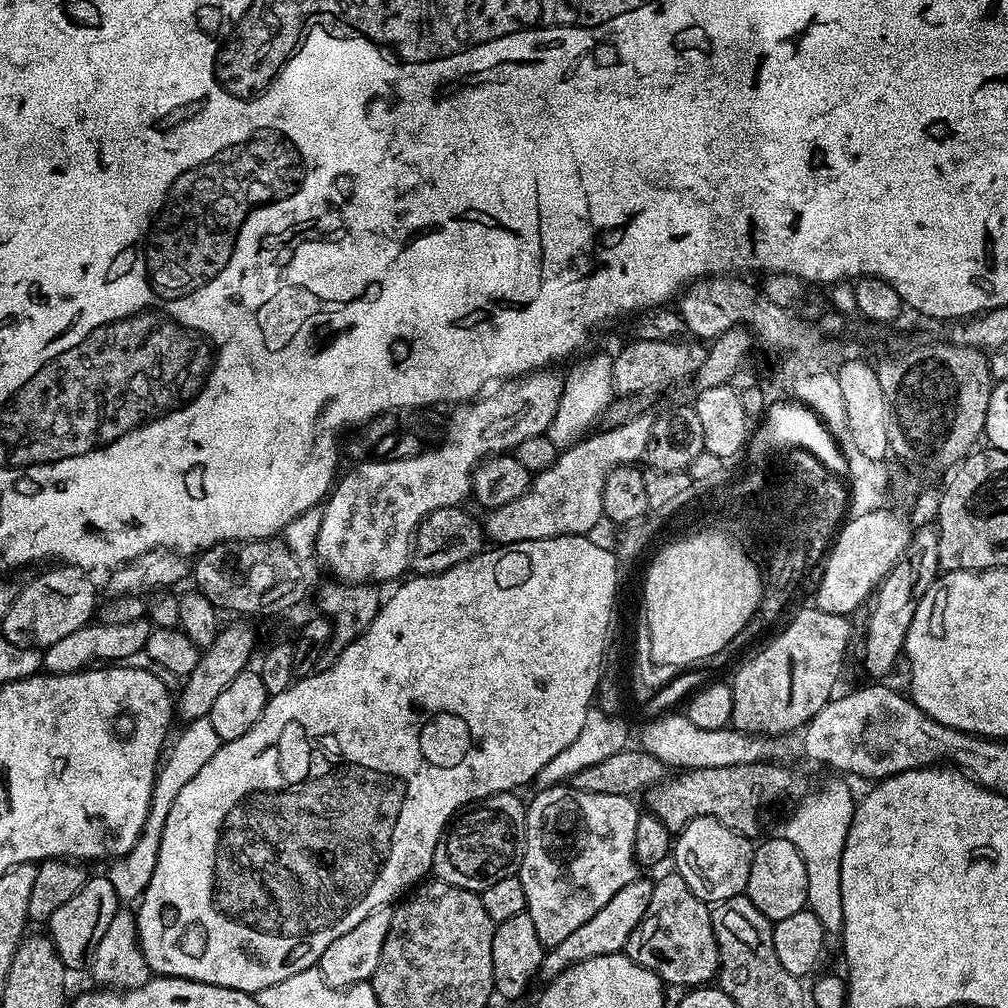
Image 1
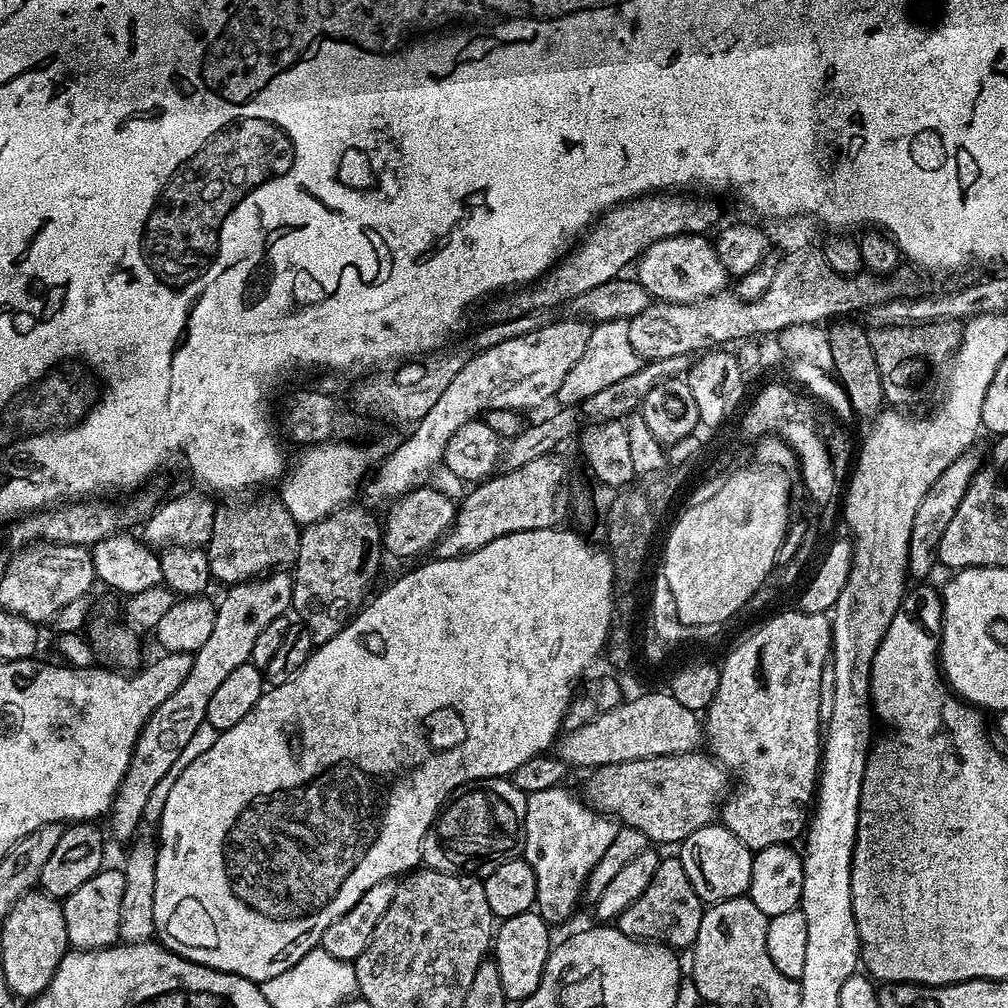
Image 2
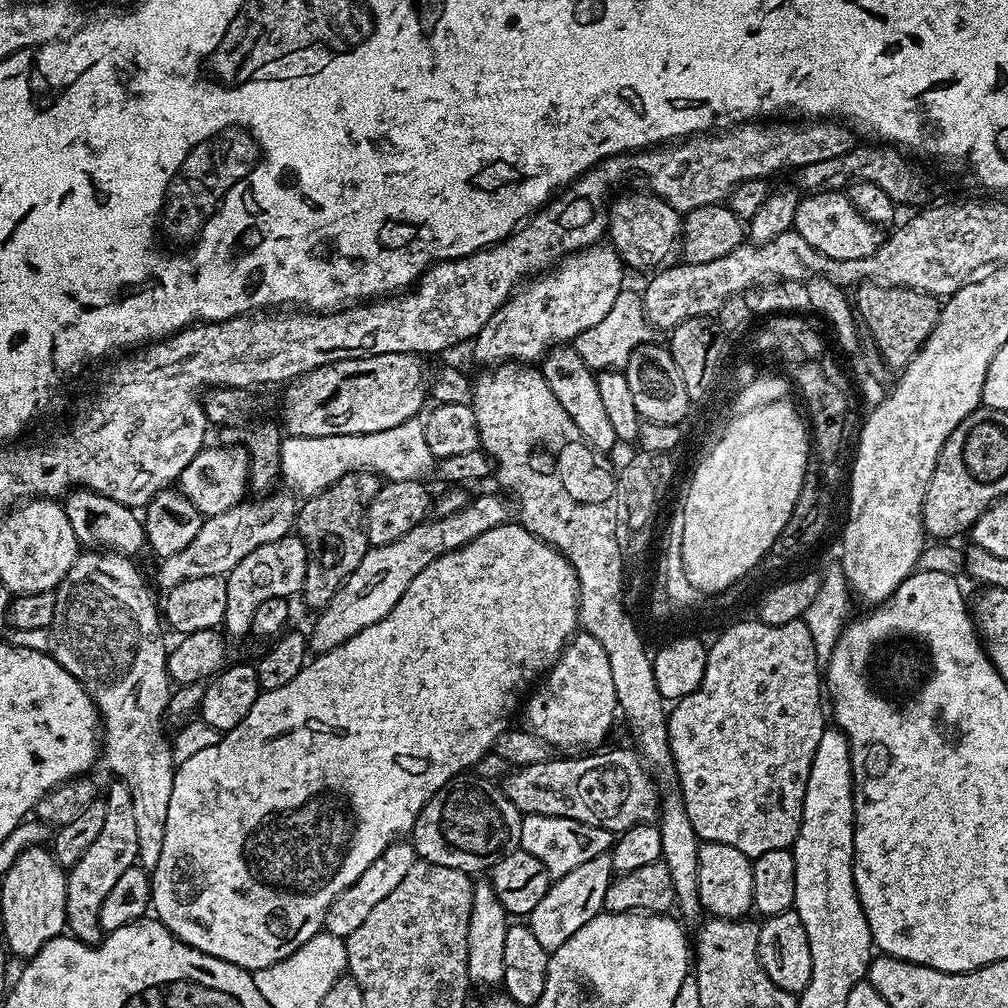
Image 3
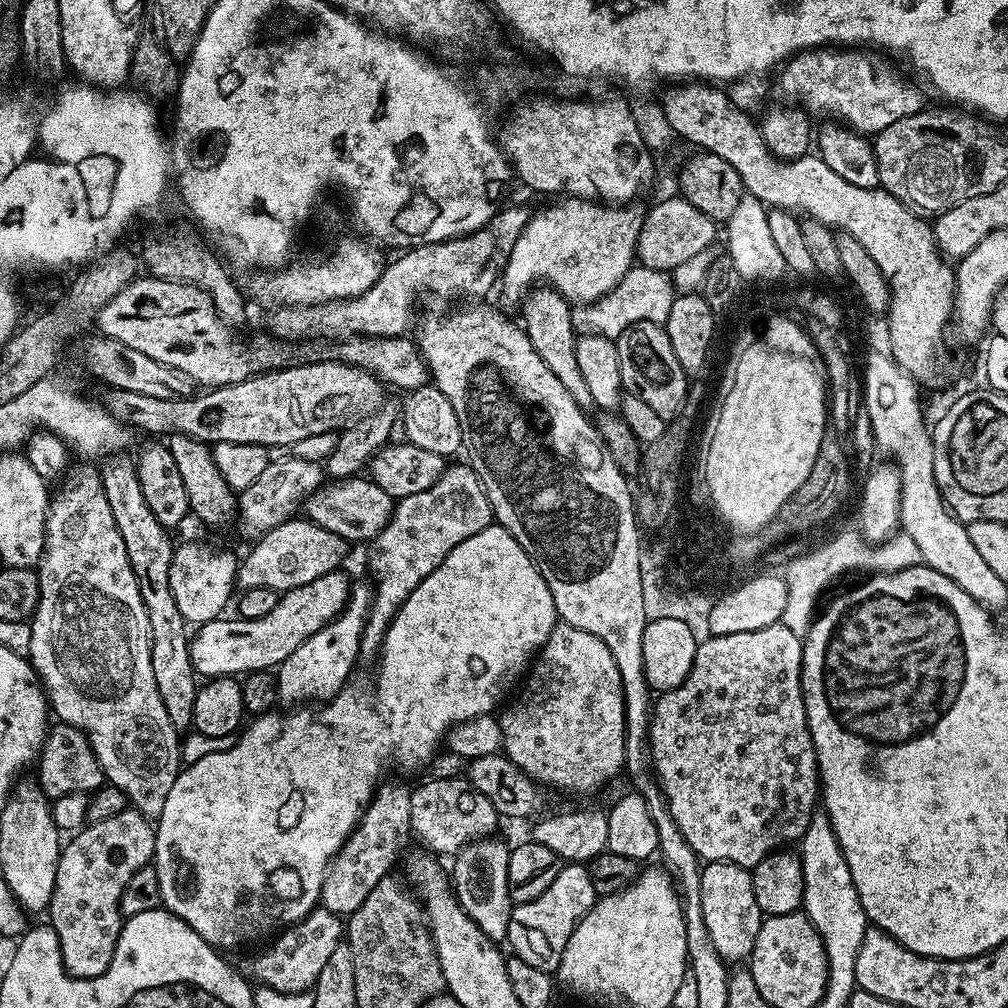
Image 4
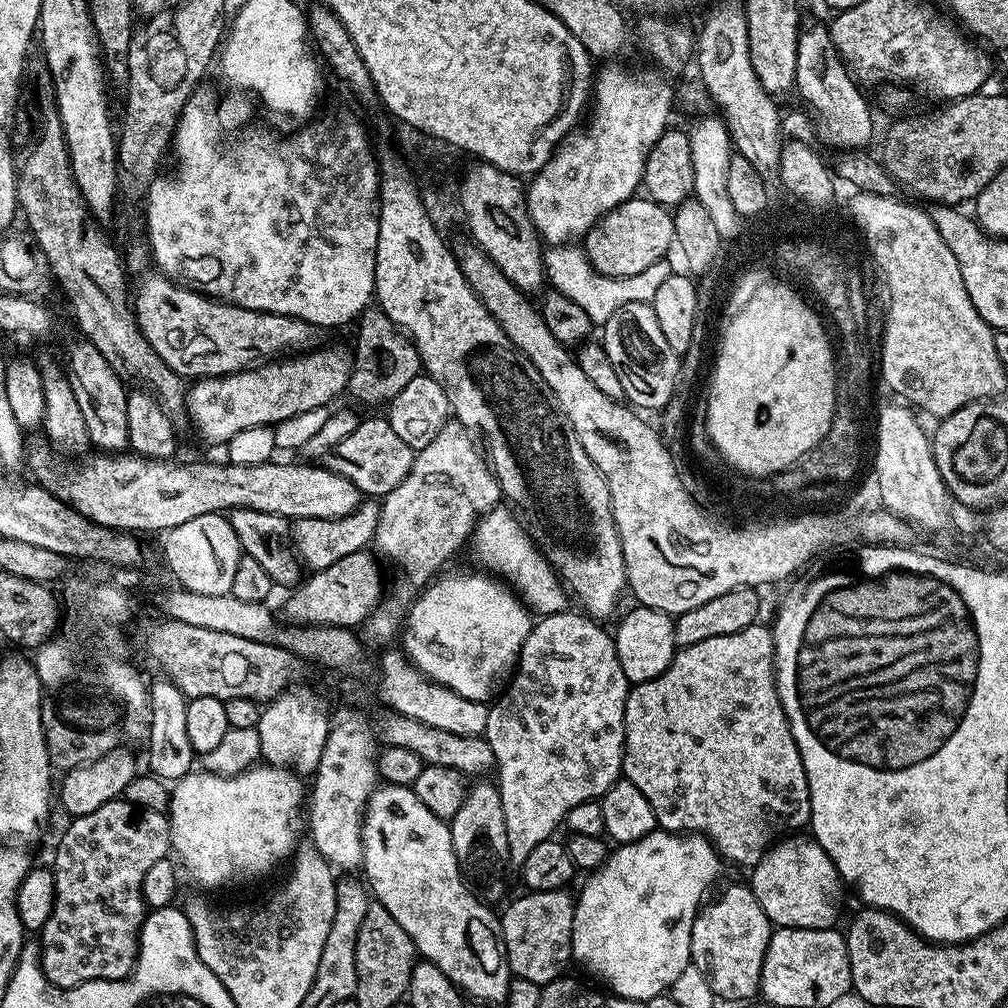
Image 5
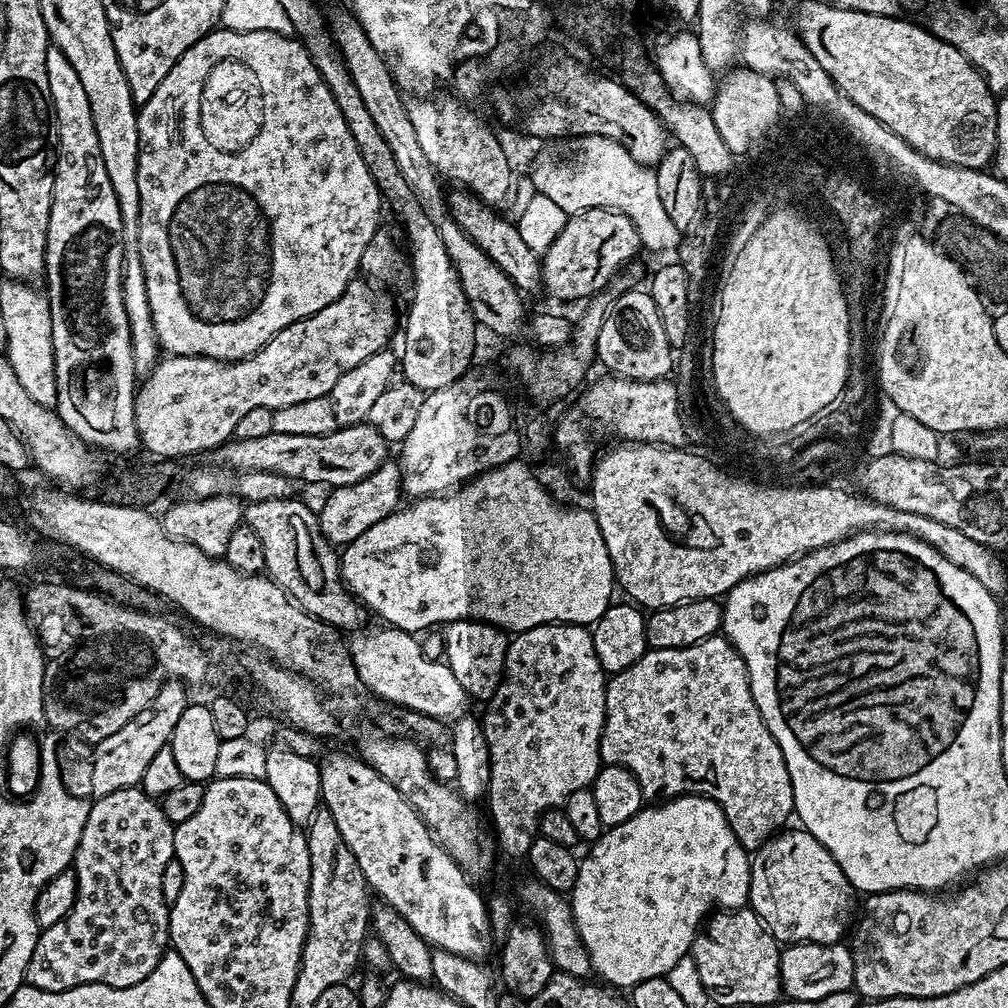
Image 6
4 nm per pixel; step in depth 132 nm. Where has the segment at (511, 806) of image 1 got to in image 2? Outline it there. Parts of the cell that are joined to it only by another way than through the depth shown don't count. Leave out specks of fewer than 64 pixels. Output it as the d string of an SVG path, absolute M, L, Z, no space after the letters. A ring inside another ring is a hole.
M489 778L473 780L464 785L441 807L435 823L426 834L424 845L420 851L420 859L427 867L439 872L453 872L456 876L489 876L502 862L517 859L521 855L524 843L524 819L528 796L512 784L508 778Z

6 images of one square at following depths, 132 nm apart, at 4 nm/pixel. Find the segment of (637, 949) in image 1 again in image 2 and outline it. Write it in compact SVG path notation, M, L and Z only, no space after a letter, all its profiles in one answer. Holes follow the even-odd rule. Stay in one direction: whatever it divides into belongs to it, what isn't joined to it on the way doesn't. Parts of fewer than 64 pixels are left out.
M679 858L661 859L658 870L654 870L654 878L650 878L650 886L638 894L638 898L626 910L615 917L615 927L622 934L632 936L636 940L659 942L673 950L687 949L696 941L698 926L704 917L705 905L698 898L694 886L690 886L690 878L686 878L686 870L682 870Z

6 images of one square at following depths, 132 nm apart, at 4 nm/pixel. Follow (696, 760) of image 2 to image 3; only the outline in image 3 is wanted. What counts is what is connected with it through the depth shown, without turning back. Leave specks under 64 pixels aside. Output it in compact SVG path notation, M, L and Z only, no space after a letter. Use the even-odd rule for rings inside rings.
M631 747L628 748L612 748L609 752L596 752L593 756L572 754L569 760L549 758L530 766L513 767L502 780L504 793L522 814L574 818L574 822L586 822L613 834L625 832L639 824L653 823L660 814L660 790L644 761Z

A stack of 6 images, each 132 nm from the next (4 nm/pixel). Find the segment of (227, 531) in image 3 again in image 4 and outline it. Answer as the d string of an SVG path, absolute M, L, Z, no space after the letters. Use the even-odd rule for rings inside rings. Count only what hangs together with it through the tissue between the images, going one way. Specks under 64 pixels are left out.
M295 454L281 460L269 459L266 470L244 492L238 496L238 516L255 534L269 532L274 526L293 519L297 515L296 499L307 497L309 492L325 483L326 472L319 460L307 460Z

